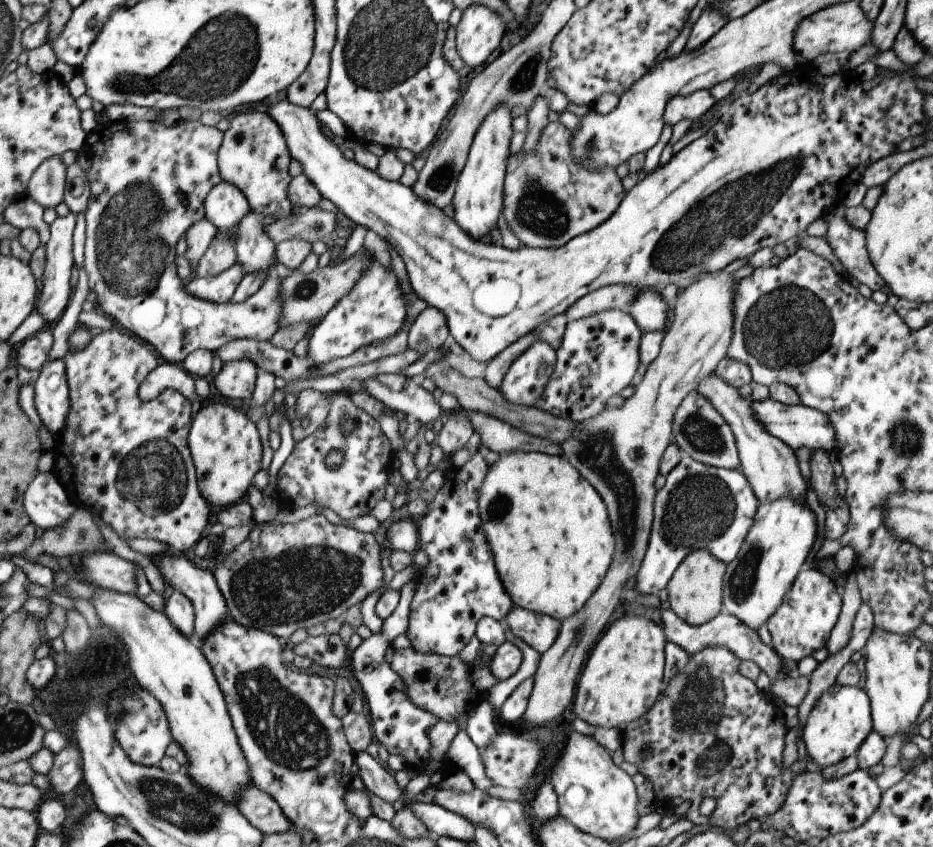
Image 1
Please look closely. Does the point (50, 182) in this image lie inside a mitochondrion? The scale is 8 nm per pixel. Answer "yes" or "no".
yes

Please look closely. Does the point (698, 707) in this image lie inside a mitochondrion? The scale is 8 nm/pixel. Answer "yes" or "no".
yes

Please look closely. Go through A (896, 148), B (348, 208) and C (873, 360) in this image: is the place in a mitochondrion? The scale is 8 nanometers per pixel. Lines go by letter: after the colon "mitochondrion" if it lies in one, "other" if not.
A: other
B: other
C: other

